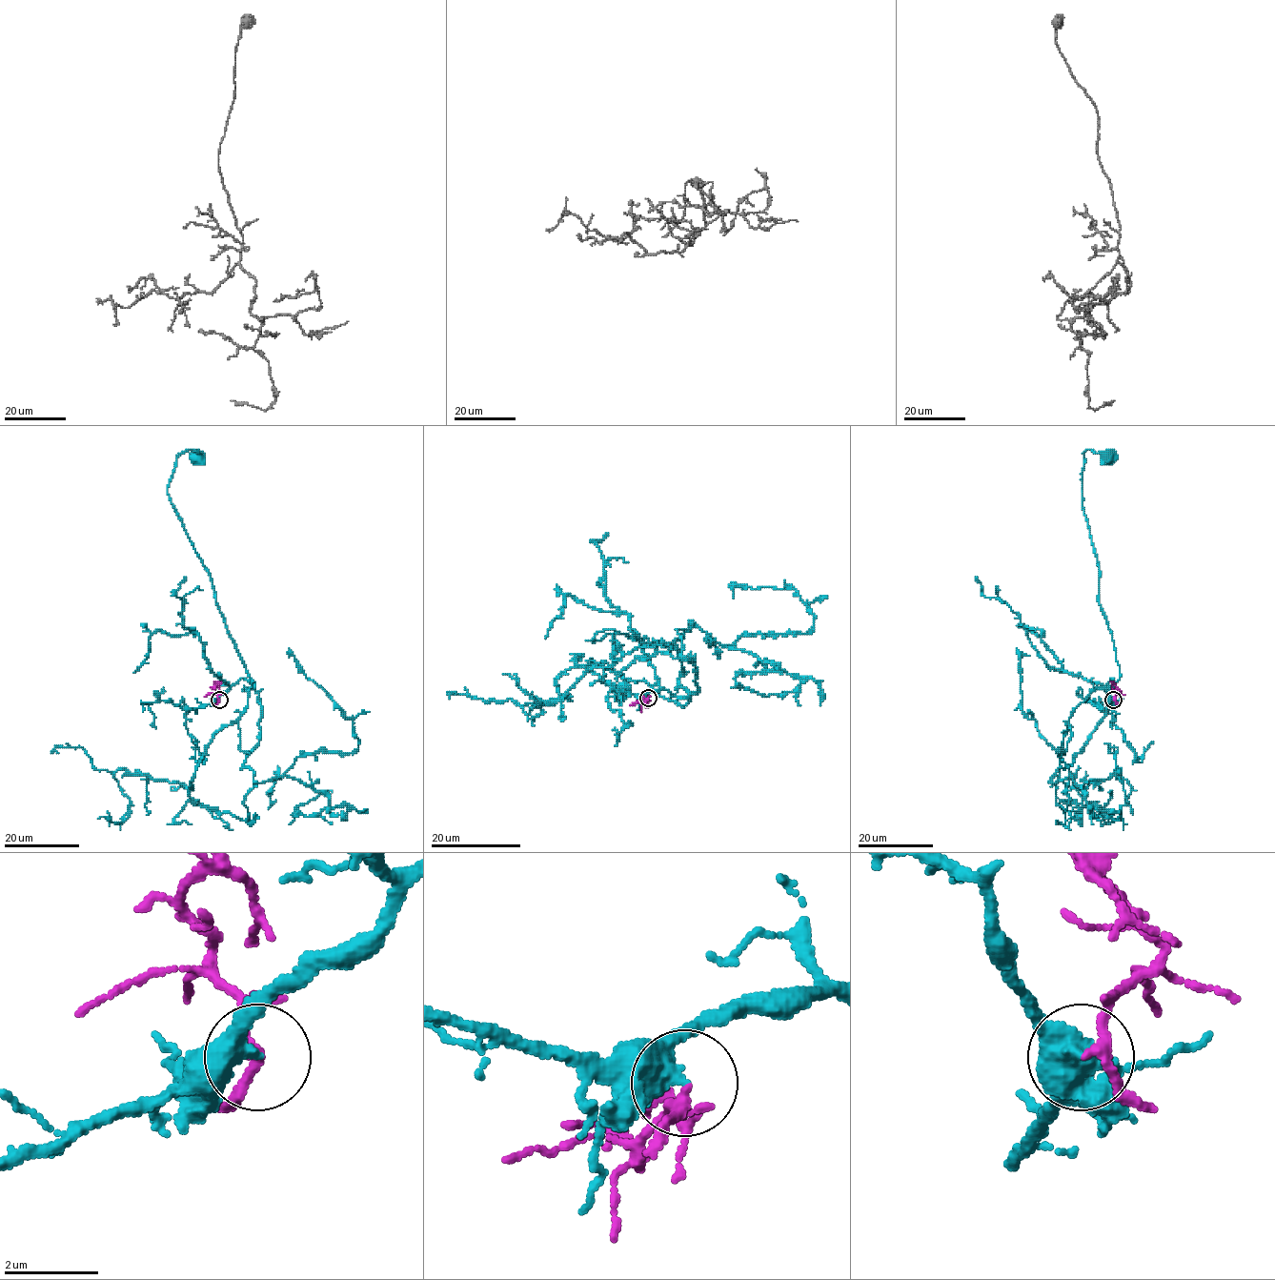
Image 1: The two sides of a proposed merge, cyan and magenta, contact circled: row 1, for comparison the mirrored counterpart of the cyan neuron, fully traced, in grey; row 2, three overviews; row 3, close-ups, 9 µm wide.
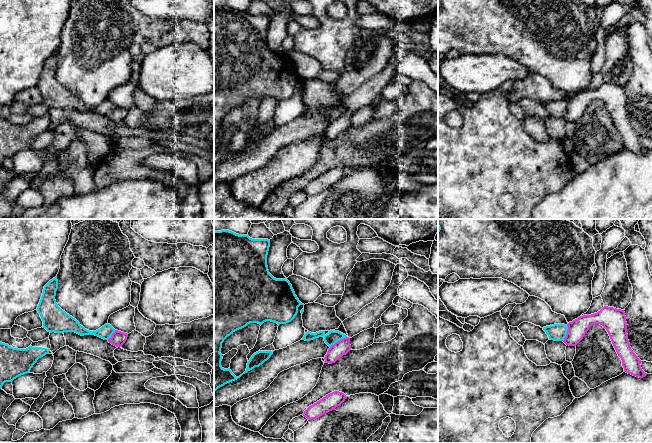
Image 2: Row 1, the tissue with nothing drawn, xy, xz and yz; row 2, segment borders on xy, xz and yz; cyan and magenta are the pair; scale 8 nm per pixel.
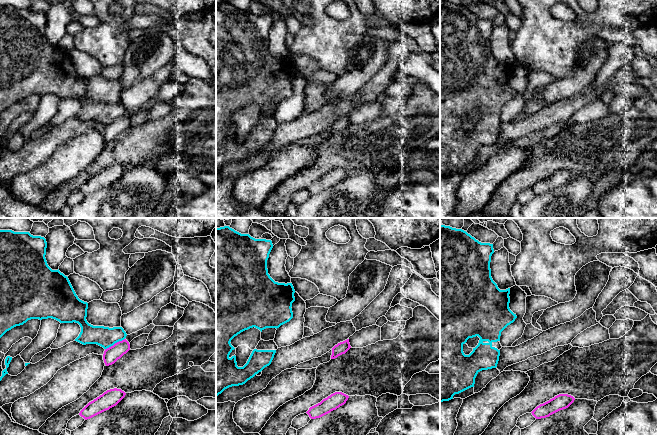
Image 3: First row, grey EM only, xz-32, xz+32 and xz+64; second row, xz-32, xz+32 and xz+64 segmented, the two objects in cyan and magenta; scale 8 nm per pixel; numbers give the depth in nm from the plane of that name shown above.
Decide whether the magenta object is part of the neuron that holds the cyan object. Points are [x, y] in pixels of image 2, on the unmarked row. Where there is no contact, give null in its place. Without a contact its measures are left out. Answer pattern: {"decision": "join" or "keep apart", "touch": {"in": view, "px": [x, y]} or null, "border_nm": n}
{"decision": "keep apart", "touch": {"in": "xz", "px": [338, 116]}, "border_nm": 160}

